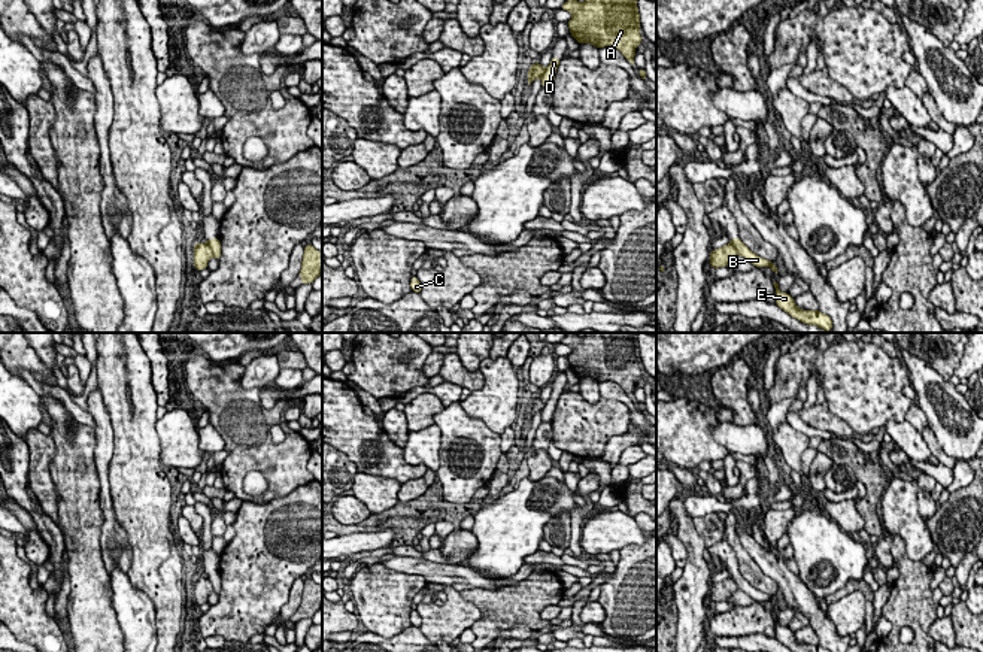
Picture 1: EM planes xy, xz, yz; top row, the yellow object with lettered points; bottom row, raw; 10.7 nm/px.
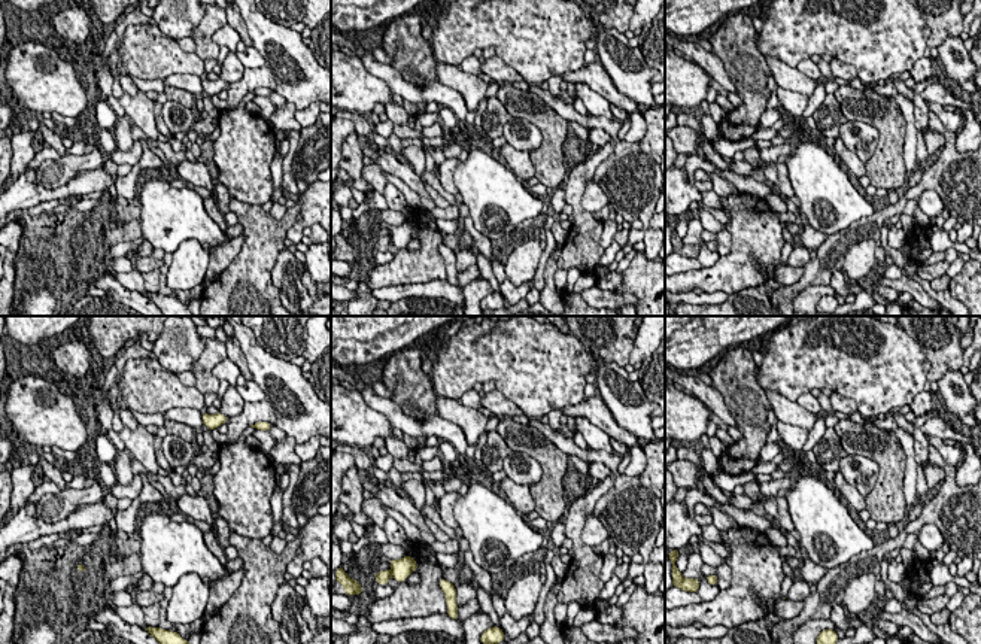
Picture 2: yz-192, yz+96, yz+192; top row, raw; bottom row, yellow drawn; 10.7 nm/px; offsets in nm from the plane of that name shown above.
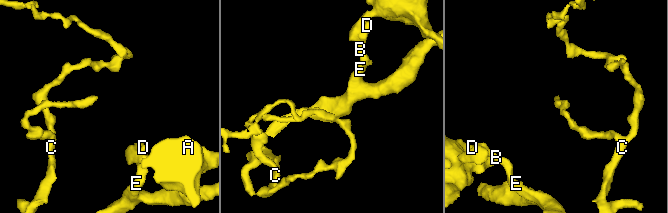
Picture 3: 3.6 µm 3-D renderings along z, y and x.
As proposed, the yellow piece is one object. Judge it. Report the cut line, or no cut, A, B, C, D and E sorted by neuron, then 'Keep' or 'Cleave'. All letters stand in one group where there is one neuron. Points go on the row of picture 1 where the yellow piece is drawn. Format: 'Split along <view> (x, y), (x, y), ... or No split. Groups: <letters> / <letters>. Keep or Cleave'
Split along xy (206, 243), (214, 255). Groups: A / B C D E. Cleave

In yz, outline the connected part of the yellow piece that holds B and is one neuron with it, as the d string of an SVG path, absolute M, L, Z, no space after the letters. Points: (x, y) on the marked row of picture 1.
M731 239L729 245L734 246L737 252L747 261L750 261L755 267L770 267L773 272L779 273L776 264L773 264L765 258L758 257L741 242L741 239Z

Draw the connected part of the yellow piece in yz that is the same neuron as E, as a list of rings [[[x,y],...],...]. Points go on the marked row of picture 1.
[[[774,282],[774,291],[776,291],[776,304],[783,309],[786,313],[789,313],[792,318],[798,319],[800,322],[816,325],[819,328],[823,328],[826,333],[832,330],[832,321],[831,316],[822,313],[820,310],[803,310],[798,309],[795,304],[795,298],[792,298],[789,294],[782,292],[779,289],[779,283]]]

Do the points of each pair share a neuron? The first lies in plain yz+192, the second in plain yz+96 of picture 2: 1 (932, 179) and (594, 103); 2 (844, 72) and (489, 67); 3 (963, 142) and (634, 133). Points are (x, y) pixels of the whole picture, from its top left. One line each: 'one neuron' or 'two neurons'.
1: two neurons
2: one neuron
3: one neuron

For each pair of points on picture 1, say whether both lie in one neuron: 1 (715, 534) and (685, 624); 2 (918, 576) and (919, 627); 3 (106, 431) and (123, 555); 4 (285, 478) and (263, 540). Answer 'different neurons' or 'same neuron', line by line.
1: different neurons
2: same neuron
3: same neuron
4: different neurons

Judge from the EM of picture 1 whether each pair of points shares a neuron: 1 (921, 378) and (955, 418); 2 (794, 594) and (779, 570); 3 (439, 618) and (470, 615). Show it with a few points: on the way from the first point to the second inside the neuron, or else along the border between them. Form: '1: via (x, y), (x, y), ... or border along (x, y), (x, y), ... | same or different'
1: via (931, 388), (944, 408) | same
2: via (792, 588), (783, 576) | same
3: via (446, 618), (463, 615) | same

